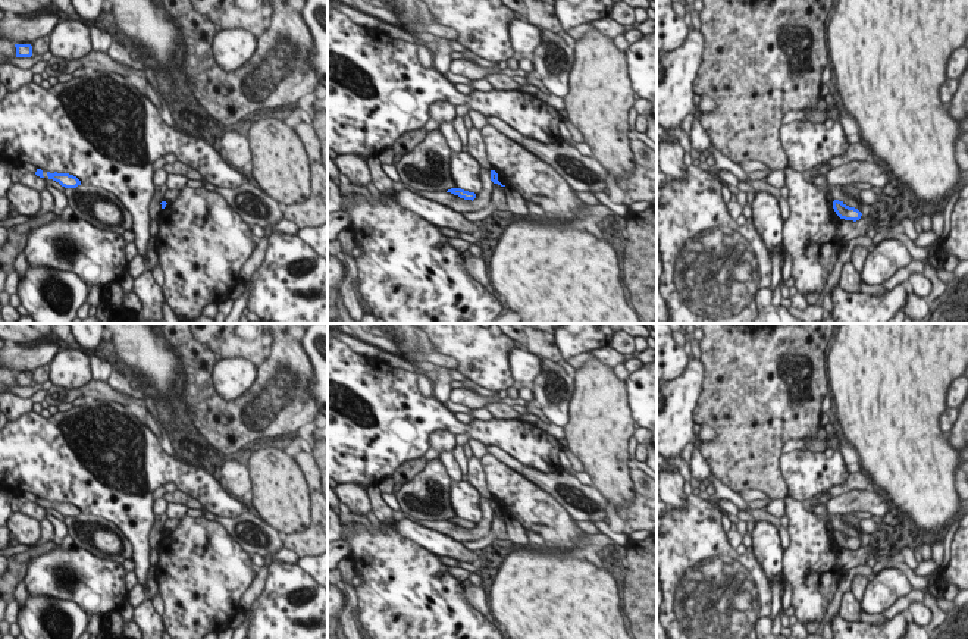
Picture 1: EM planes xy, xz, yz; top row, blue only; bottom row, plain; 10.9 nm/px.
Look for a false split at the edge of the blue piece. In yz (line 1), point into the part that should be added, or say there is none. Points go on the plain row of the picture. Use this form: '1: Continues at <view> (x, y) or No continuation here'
1: No continuation here

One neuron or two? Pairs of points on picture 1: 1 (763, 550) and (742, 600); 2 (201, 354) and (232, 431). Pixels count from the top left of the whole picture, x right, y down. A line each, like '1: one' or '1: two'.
1: two
2: one

